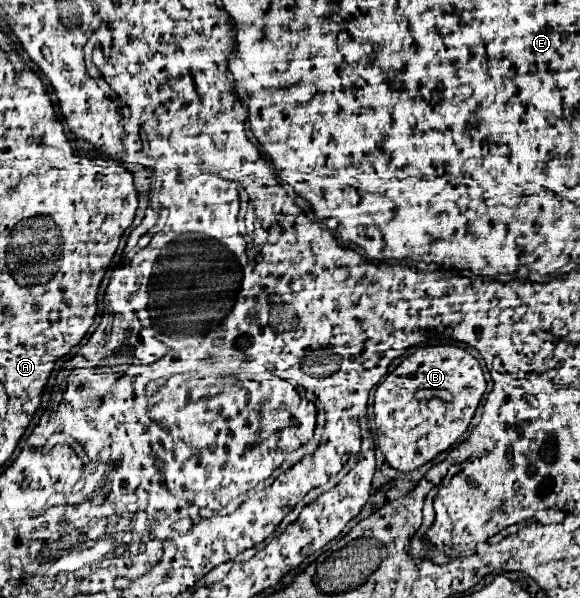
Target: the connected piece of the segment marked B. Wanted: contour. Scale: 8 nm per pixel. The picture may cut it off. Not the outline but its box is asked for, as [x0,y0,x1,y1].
[374,345,486,473]

